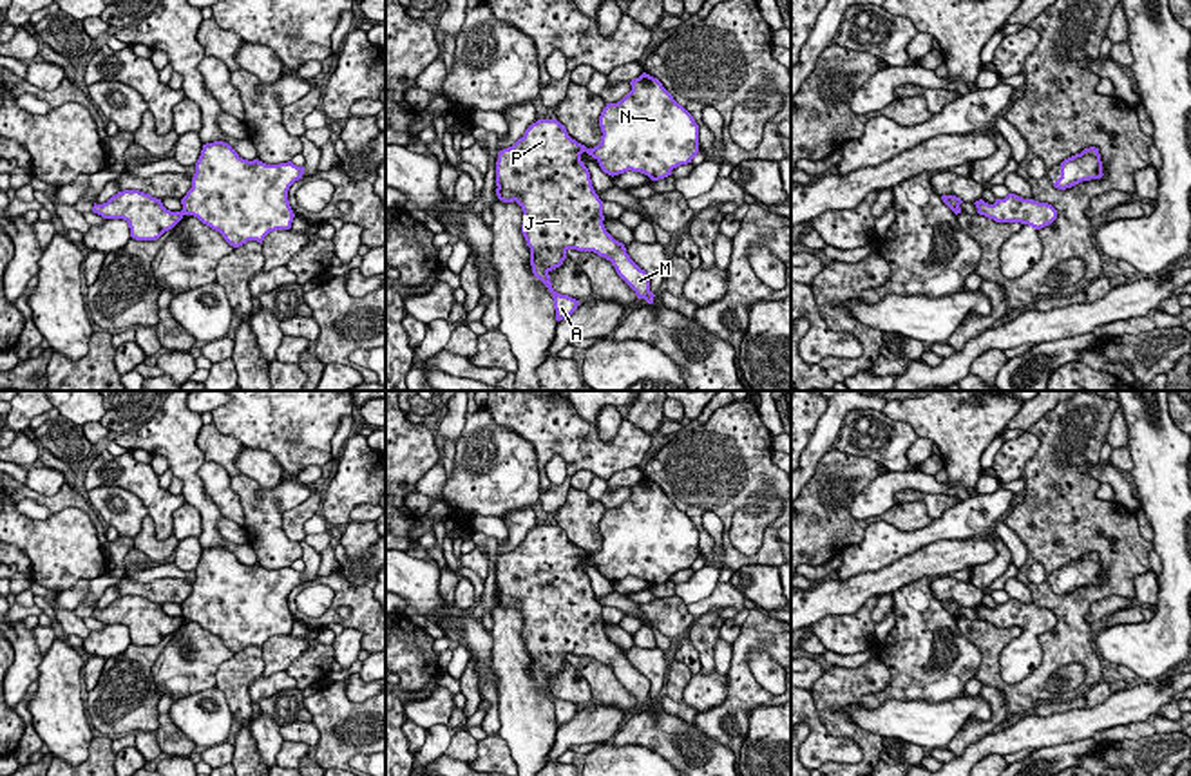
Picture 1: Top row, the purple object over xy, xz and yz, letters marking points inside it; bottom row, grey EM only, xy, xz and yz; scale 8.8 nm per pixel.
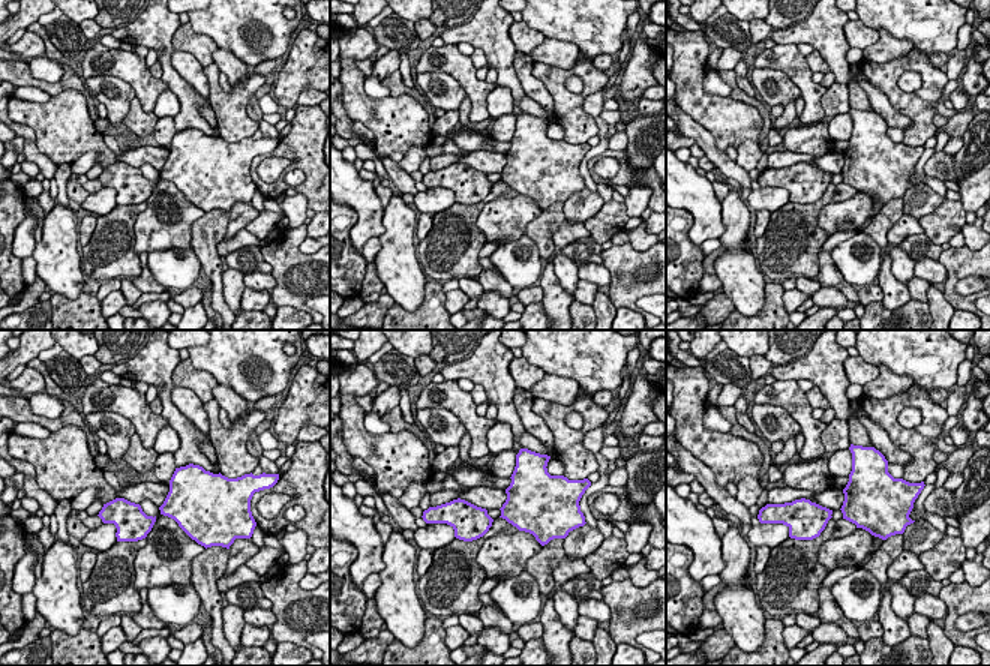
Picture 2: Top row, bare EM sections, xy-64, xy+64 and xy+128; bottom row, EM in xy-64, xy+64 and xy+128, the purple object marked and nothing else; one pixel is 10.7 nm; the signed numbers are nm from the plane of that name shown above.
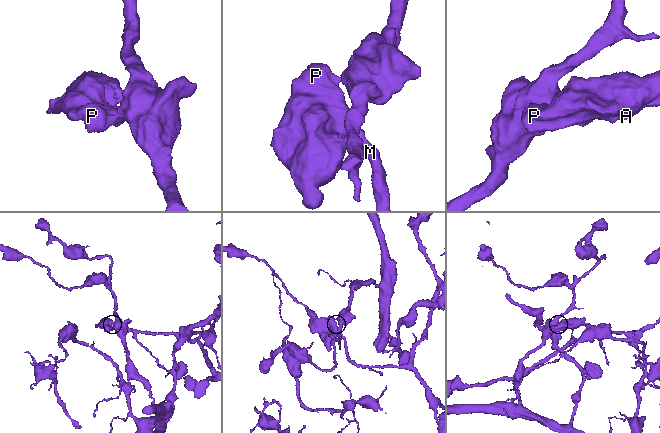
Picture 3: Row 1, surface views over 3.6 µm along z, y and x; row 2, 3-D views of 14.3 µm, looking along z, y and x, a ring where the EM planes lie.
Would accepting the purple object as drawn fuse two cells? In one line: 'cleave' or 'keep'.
cleave

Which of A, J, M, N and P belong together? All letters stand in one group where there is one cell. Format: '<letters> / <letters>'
A J M P / N

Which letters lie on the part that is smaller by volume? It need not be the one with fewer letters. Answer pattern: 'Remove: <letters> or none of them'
Remove: A, J, M, P

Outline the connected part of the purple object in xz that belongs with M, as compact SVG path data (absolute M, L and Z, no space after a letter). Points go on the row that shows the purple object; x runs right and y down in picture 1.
M538 119L509 148L500 150L496 161L496 195L503 203L516 201L523 210L521 233L530 248L530 266L554 298L556 320L570 317L579 300L561 295L552 288L550 271L559 268L568 250L594 251L612 262L617 275L635 291L637 298L653 304L650 275L626 253L623 242L615 241L605 228L603 201L596 194L590 172L581 161L588 148L572 139L557 119Z

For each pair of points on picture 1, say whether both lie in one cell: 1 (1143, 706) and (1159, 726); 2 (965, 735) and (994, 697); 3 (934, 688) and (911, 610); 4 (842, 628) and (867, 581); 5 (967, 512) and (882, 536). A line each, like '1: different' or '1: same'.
1: different
2: same
3: same
4: different
5: same

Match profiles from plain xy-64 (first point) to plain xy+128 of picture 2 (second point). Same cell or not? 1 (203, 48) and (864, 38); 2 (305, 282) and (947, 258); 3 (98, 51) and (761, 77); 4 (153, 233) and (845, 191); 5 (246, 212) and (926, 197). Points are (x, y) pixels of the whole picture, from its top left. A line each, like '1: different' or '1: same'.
1: same
2: same
3: different
4: different
5: same

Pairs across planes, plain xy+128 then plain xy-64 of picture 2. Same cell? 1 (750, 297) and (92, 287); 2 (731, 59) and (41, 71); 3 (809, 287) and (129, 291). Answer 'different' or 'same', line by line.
1: different
2: same
3: same

